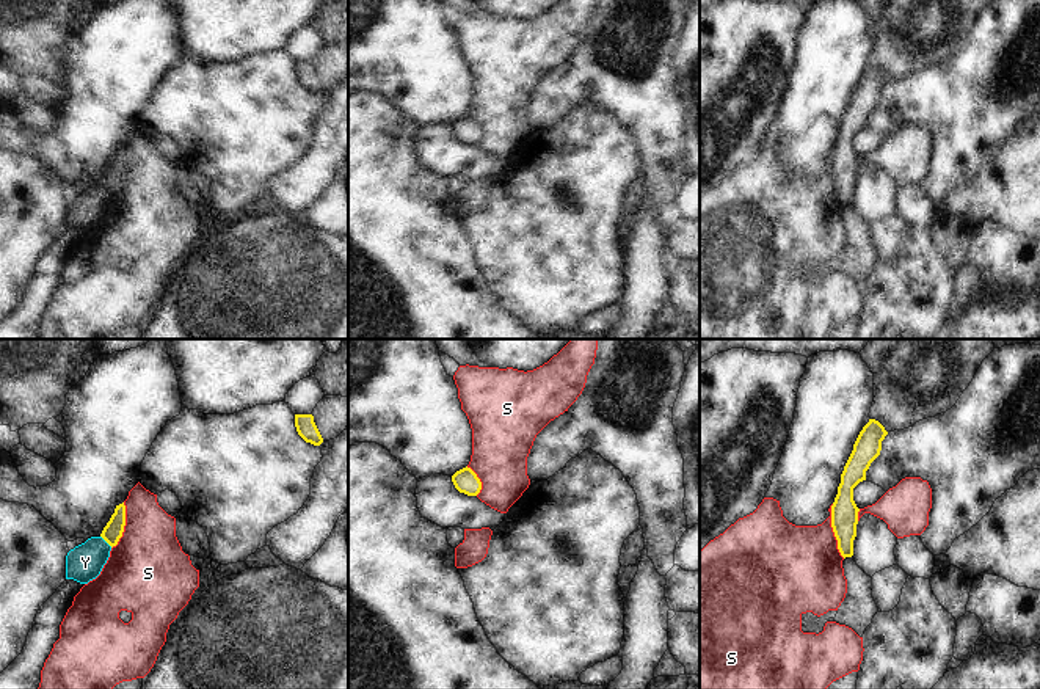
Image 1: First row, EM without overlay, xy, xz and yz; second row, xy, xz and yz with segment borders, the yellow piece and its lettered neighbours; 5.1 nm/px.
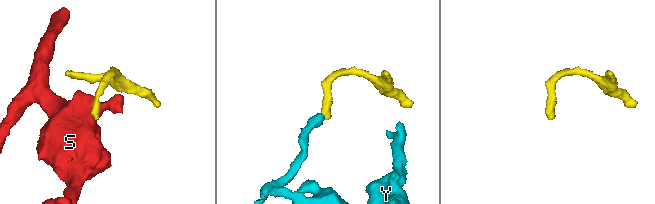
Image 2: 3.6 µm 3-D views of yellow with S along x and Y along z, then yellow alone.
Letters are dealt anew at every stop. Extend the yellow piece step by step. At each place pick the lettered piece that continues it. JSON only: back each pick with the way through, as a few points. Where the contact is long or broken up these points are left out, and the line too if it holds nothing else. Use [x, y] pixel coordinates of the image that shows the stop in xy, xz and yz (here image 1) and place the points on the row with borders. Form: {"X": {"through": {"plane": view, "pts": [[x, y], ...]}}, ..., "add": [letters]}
{"add": []}

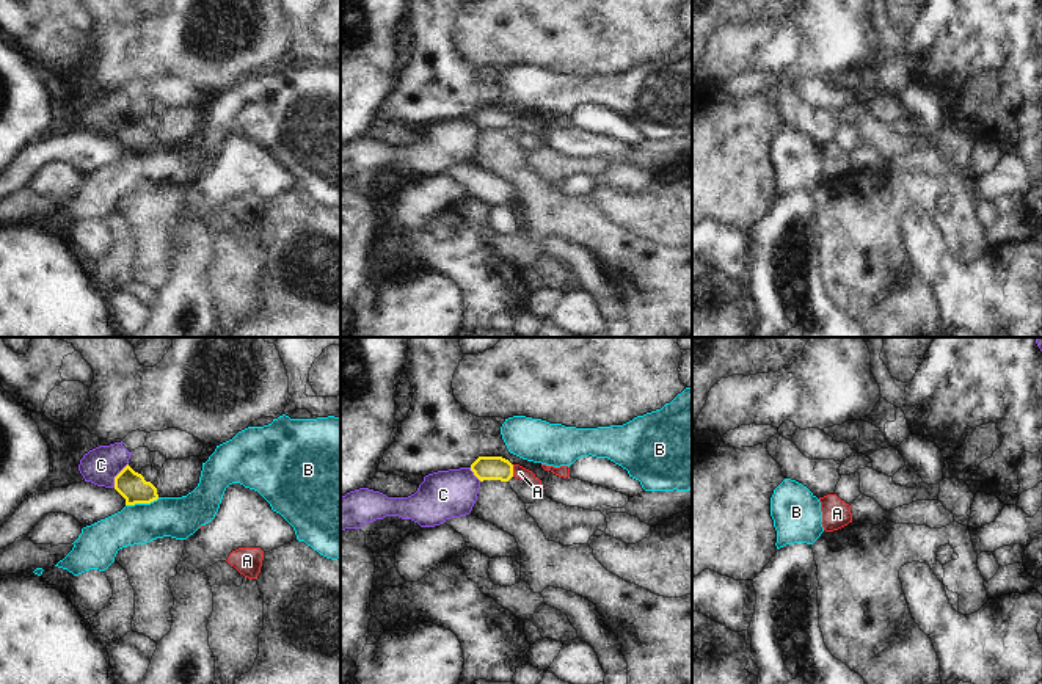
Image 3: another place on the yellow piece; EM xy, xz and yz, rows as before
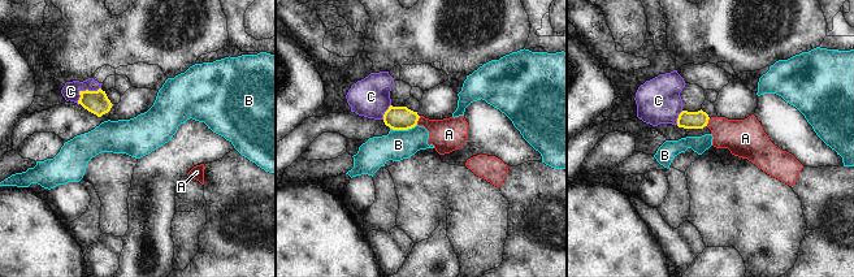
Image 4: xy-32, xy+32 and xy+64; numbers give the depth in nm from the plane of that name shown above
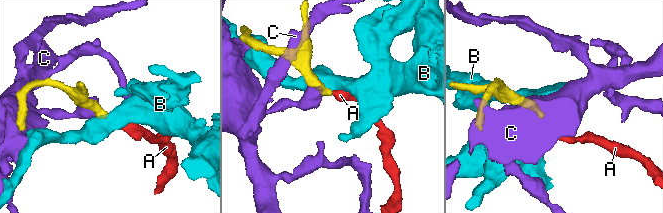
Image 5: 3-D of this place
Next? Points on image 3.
{"A": {"through": {"plane": "xz", "pts": [[485, 468], [512, 471], [520, 472]]}}, "add": ["A"]}

